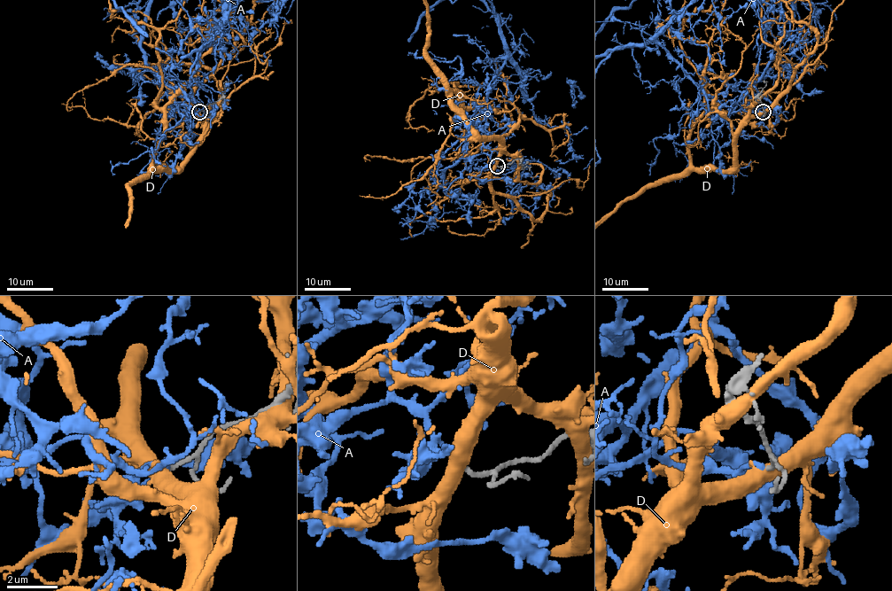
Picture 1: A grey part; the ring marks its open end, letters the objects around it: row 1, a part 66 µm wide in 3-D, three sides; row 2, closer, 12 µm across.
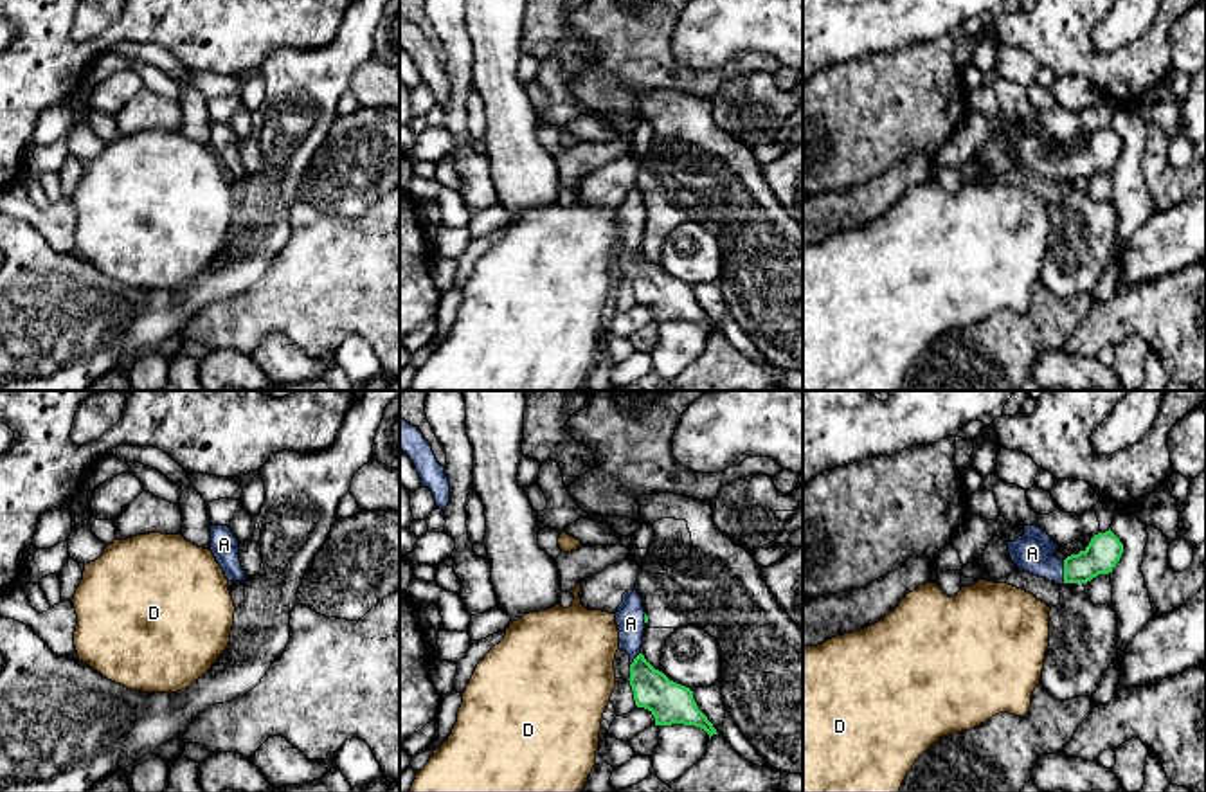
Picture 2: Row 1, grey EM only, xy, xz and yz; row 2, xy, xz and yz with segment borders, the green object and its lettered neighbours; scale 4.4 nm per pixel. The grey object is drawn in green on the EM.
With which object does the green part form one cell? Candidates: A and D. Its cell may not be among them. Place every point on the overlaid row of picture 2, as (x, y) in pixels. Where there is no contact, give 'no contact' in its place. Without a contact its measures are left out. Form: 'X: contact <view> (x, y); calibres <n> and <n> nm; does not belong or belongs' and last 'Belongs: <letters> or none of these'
A: contact yz (1064, 571); calibres 160 and 180 nm; belongs
D: no contact; does not belong
Belongs: A

